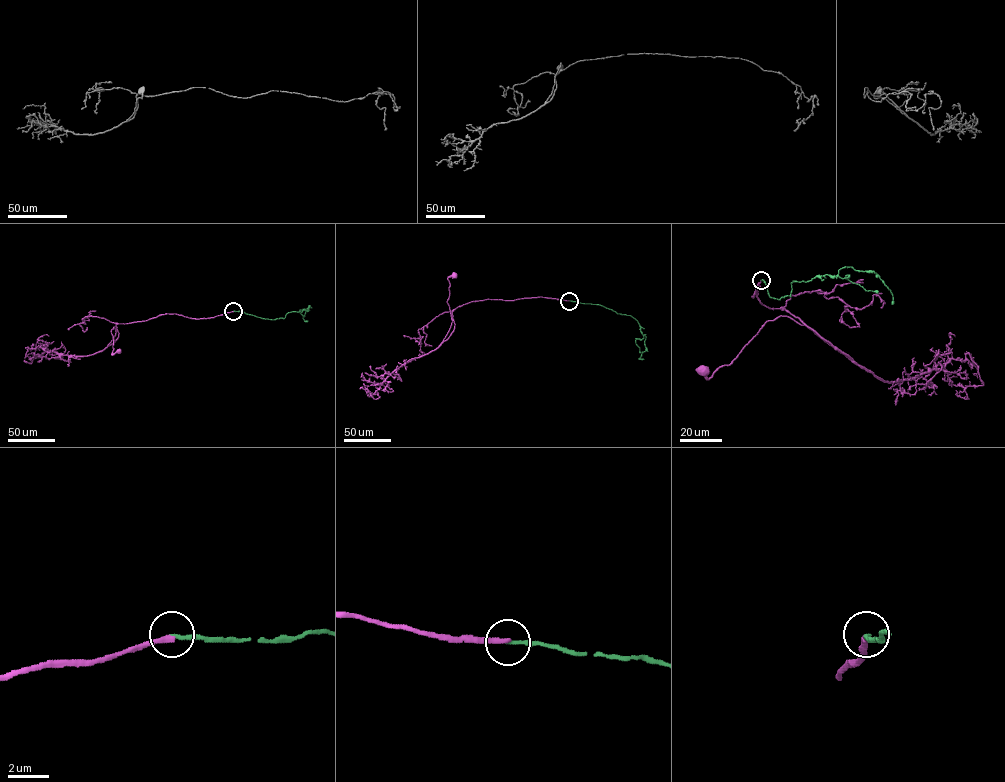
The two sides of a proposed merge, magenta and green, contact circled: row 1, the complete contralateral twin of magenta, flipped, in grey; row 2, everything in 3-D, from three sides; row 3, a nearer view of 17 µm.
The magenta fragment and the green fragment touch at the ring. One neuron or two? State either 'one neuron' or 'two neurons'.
two neurons

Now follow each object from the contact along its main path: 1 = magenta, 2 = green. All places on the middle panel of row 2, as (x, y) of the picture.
1: (569, 301), (541, 297), (472, 301), (452, 311), (454, 329), (443, 341), (452, 322), (448, 279), (455, 275)
2: (569, 301), (598, 304), (635, 319), (645, 336), (646, 350), (639, 358), (643, 359)

